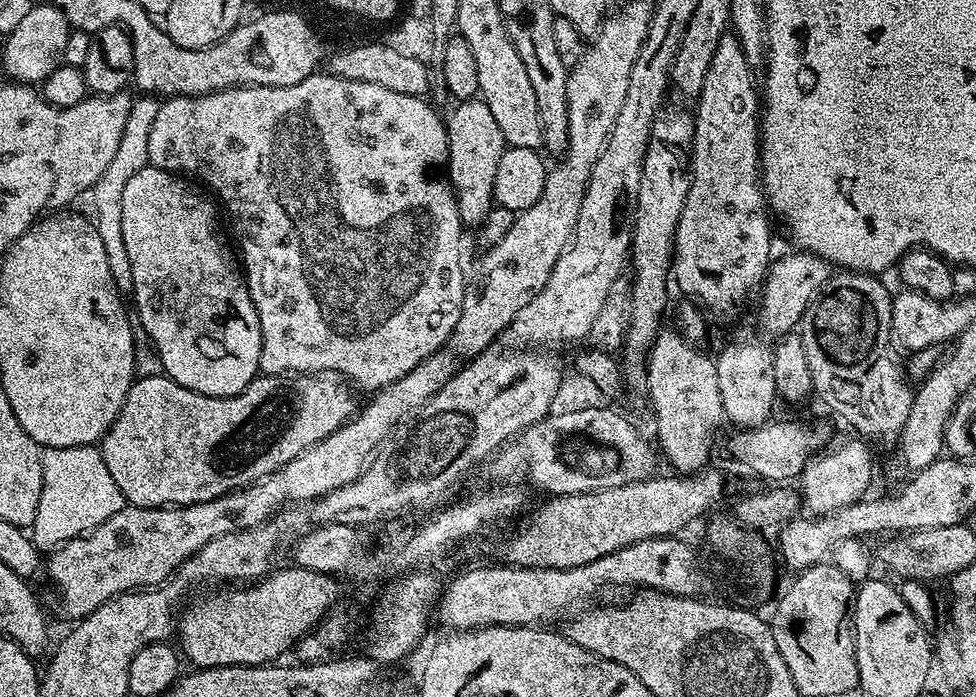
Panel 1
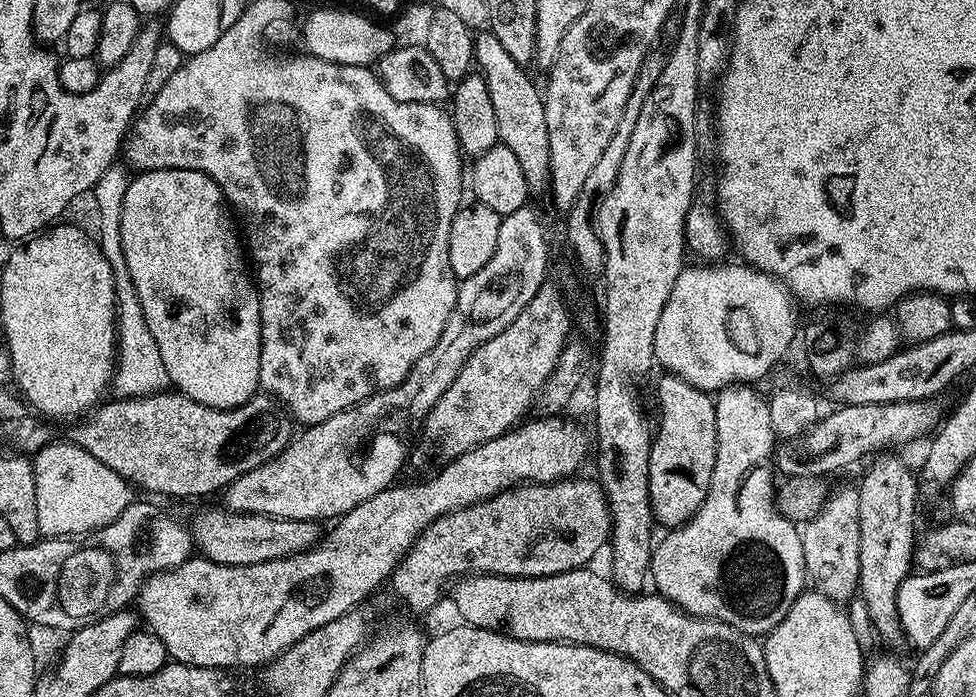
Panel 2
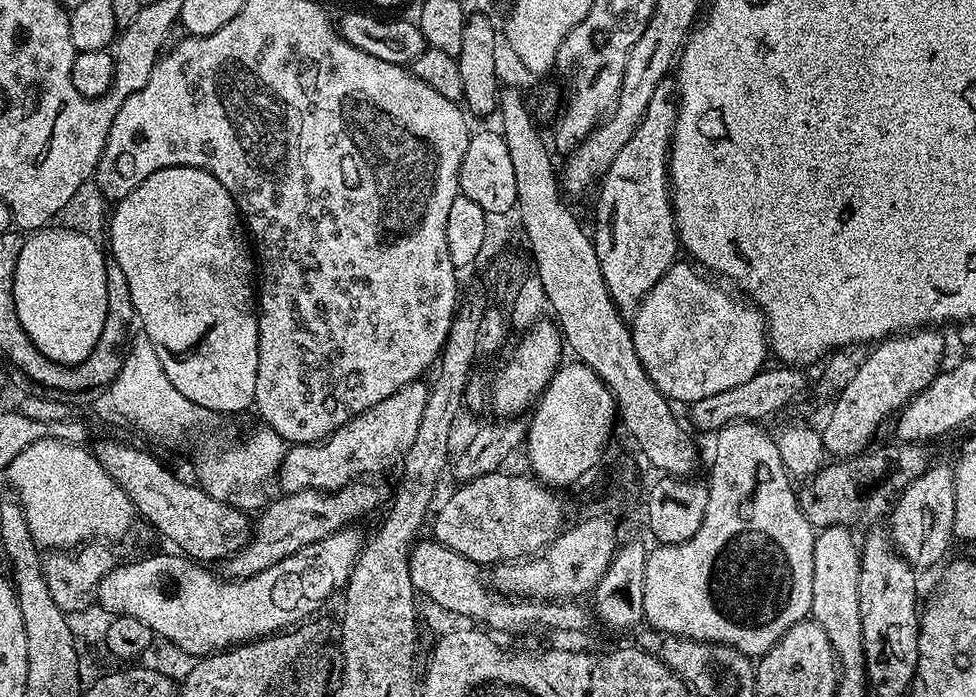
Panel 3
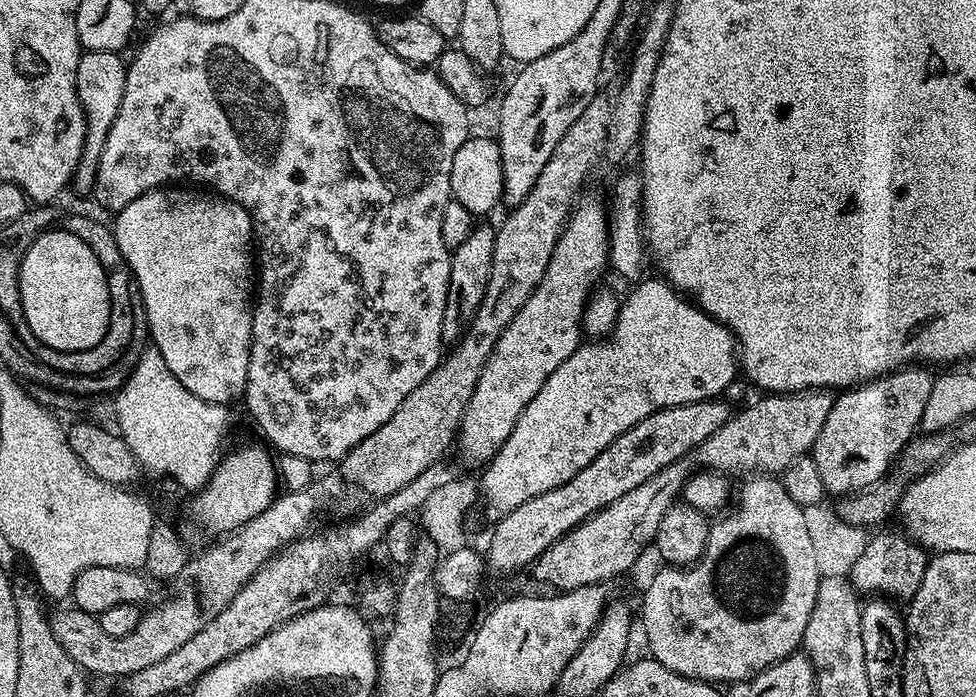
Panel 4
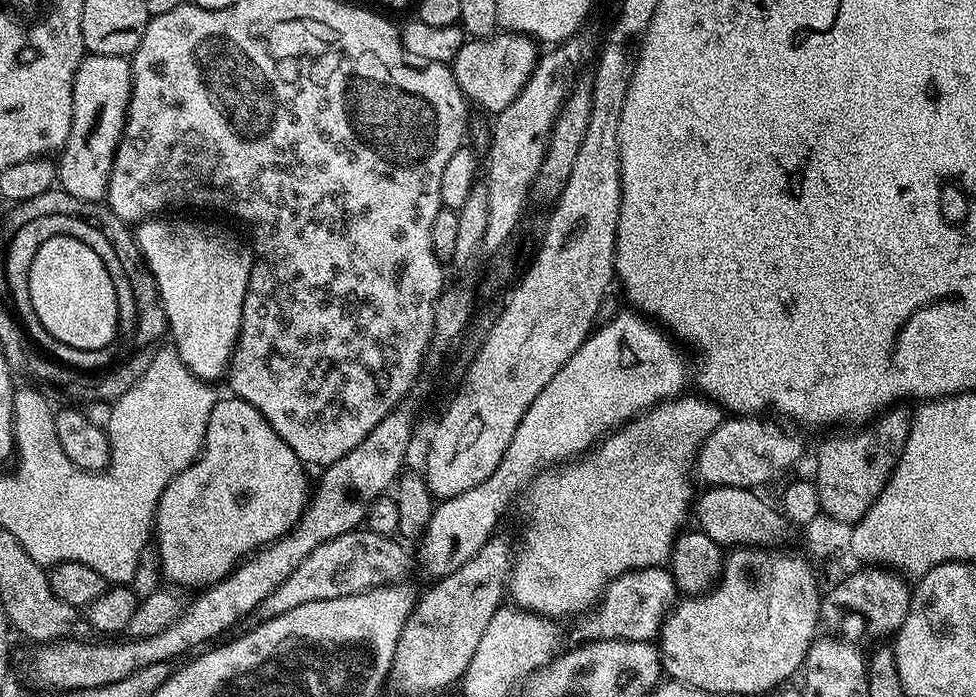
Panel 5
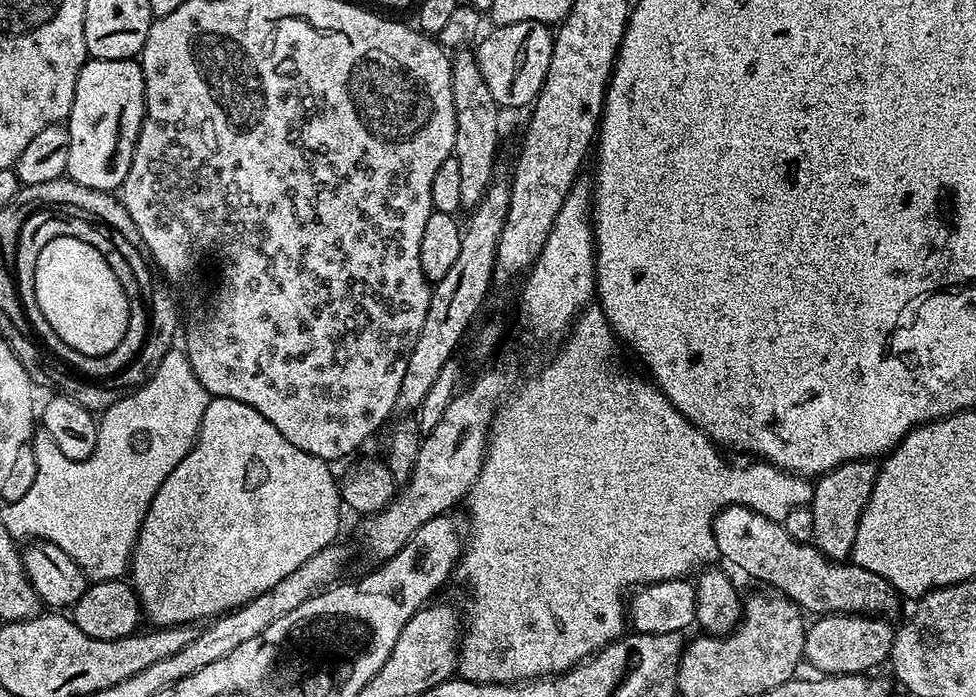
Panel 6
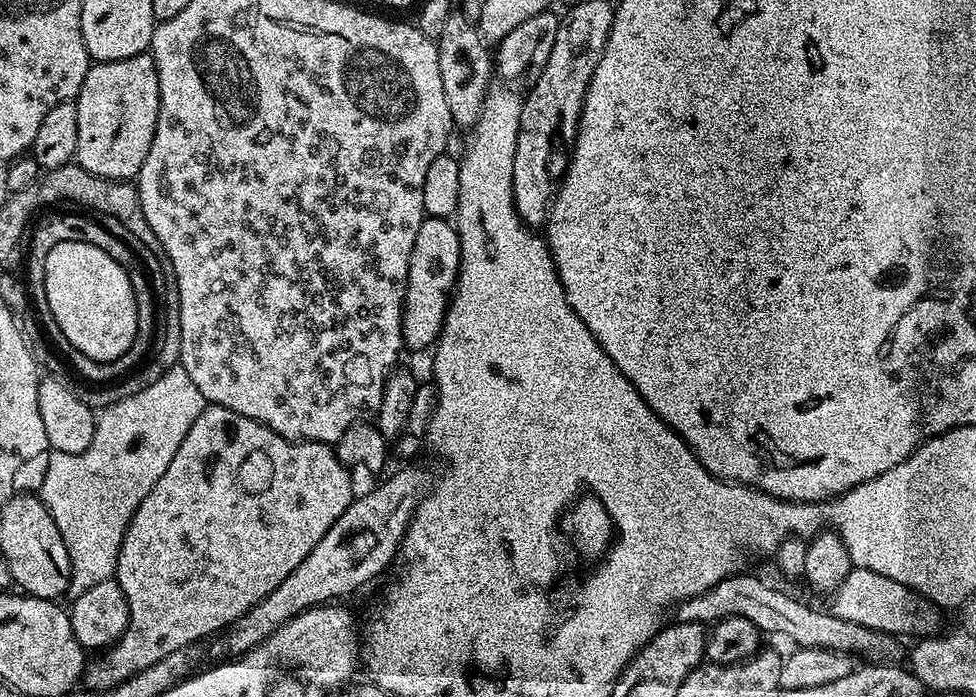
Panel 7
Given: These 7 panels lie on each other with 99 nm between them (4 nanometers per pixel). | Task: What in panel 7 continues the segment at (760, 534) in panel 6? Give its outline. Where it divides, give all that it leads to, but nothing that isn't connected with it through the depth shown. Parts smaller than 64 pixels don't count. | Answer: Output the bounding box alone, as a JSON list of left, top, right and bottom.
[830,567,941,638]

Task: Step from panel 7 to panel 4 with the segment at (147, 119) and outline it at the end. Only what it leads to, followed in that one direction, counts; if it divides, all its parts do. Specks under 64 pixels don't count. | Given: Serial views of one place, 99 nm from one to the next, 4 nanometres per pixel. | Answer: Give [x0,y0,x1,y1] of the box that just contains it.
[74,51,128,194]

